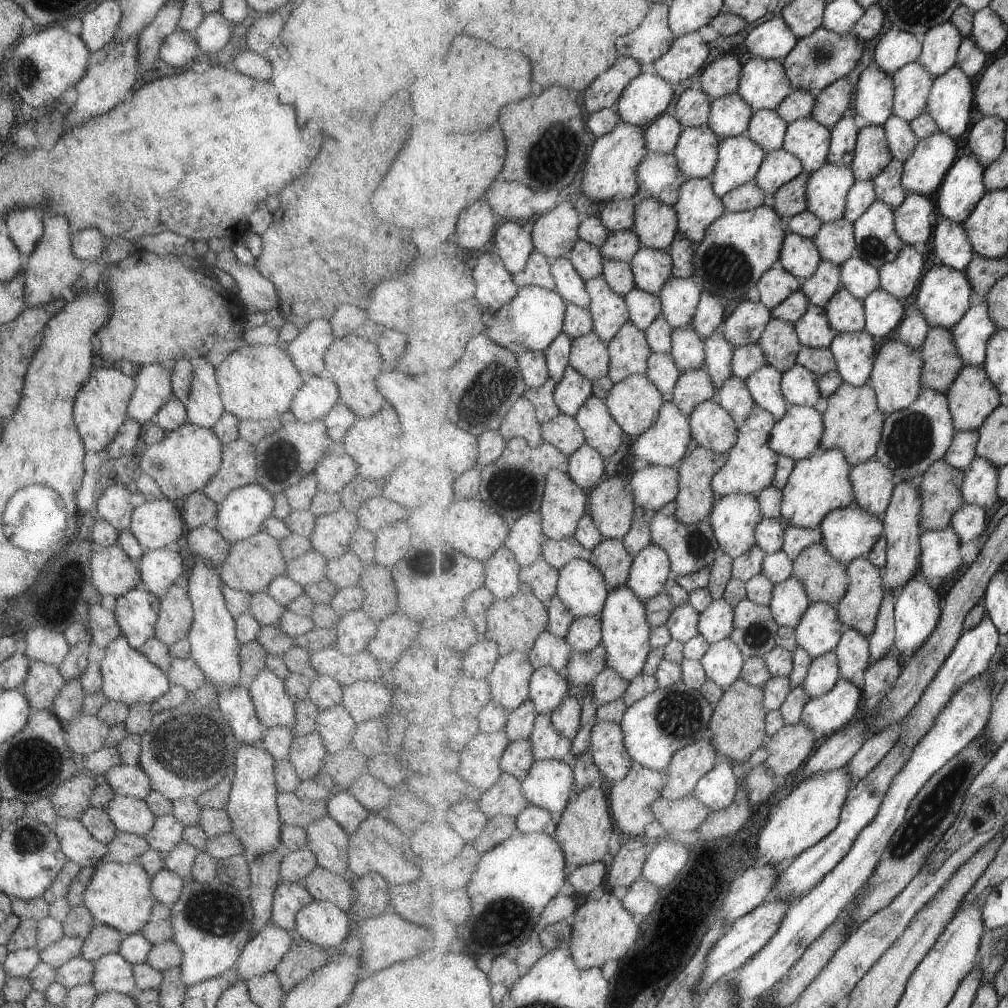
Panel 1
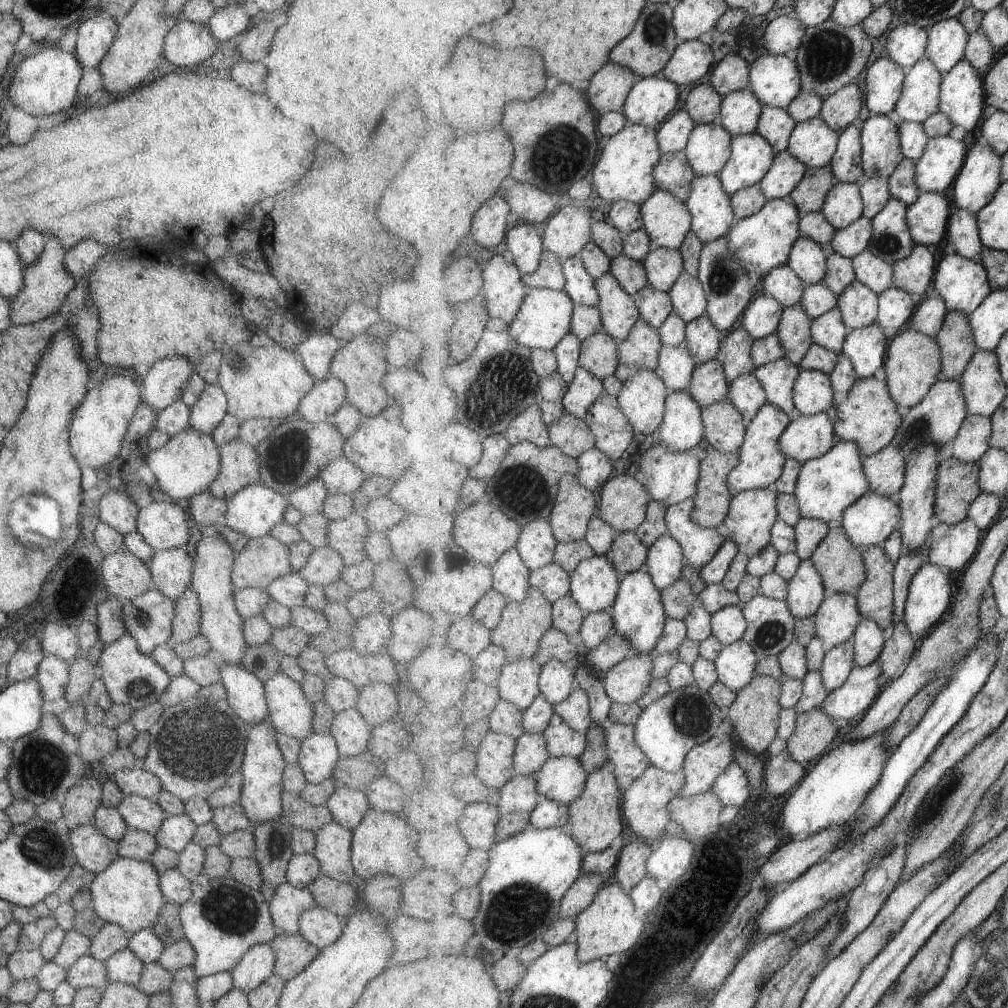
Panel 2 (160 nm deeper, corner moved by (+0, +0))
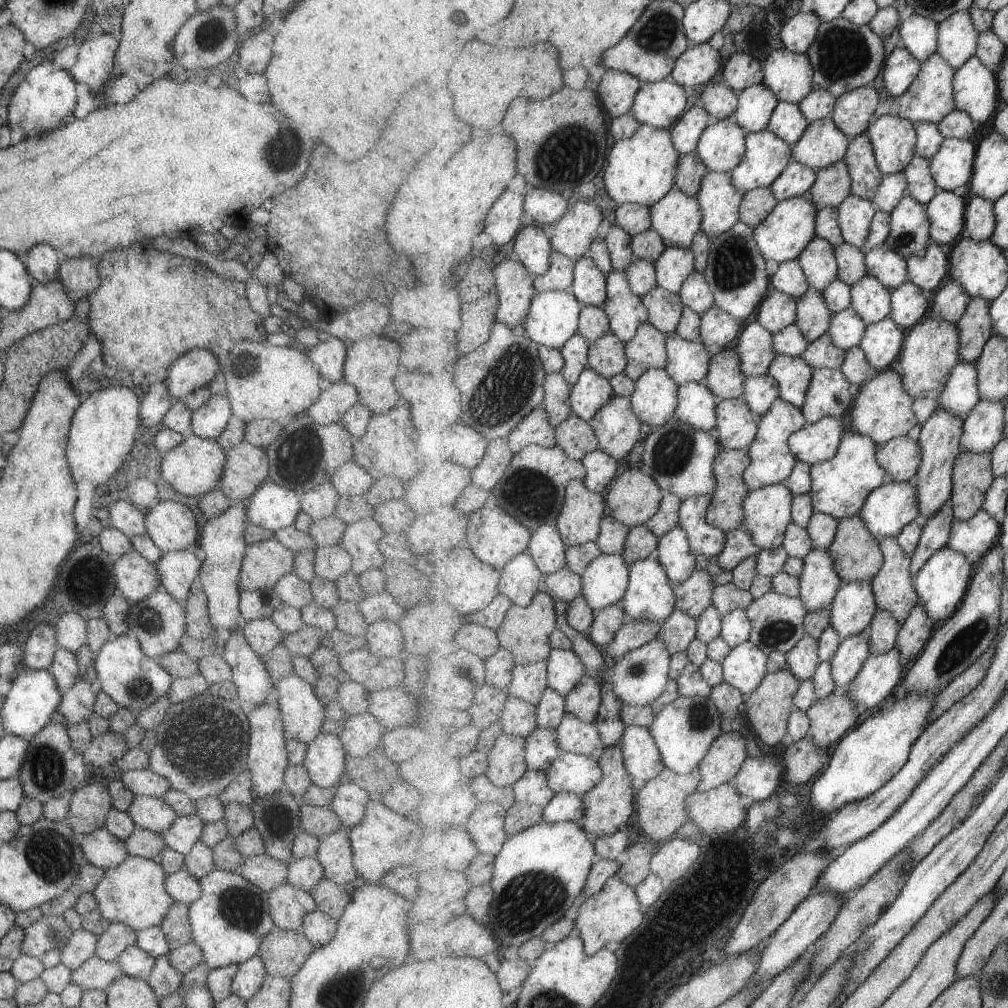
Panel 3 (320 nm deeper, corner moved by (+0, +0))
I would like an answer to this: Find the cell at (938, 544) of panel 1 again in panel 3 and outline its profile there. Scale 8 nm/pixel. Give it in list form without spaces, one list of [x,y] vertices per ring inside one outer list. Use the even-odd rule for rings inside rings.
[[[983,508],[971,520],[954,520],[947,547],[966,554],[976,565],[1000,542],[1001,536],[1002,524]]]

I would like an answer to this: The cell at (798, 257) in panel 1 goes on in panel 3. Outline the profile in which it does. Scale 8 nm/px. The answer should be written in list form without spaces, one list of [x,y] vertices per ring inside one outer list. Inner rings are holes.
[[[815,237],[798,258],[811,287],[824,291],[838,279],[840,268],[835,249],[832,242]]]

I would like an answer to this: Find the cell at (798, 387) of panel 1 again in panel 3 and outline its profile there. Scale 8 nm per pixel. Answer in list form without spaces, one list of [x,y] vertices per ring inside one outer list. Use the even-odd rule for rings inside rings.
[[[842,368],[815,369],[808,399],[802,406],[807,422],[814,425],[825,417],[843,418],[849,414],[860,393]]]

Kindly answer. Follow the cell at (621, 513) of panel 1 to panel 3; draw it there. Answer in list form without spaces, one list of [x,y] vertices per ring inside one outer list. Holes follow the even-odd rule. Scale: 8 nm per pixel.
[[[644,468],[625,470],[610,486],[606,497],[611,516],[629,528],[645,525],[659,512],[665,490]]]

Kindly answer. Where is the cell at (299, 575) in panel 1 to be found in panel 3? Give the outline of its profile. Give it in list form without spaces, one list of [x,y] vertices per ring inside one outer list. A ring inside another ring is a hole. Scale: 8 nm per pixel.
[[[339,546],[317,548],[313,568],[317,577],[331,582],[349,570],[349,554]]]

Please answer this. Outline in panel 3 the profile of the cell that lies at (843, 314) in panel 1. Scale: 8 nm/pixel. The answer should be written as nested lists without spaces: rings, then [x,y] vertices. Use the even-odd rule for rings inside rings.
[[[867,275],[852,286],[853,309],[855,309],[867,324],[874,324],[891,316],[892,290],[884,285],[875,275]]]

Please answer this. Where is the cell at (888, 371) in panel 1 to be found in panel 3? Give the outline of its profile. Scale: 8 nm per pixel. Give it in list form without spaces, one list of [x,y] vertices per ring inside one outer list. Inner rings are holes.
[[[931,317],[907,331],[902,354],[893,368],[903,375],[906,389],[915,398],[931,396],[933,400],[938,401],[950,381],[955,366],[961,360],[962,334],[959,325],[939,317]]]

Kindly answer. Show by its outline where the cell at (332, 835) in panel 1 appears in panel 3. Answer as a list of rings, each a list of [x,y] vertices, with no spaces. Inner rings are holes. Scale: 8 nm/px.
[[[339,827],[318,841],[314,857],[322,866],[322,876],[345,886],[358,875],[352,867],[352,854],[348,839],[349,827]]]

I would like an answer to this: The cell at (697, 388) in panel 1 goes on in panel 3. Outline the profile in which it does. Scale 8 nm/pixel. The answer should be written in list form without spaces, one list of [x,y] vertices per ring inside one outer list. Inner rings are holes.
[[[722,349],[715,351],[705,384],[722,400],[735,400],[746,393],[748,376],[742,367],[742,358],[737,350]]]

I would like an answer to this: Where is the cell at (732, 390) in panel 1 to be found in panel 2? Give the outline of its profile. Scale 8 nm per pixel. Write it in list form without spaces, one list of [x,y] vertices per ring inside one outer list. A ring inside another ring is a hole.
[[[755,373],[737,377],[729,384],[729,390],[730,400],[743,413],[747,422],[751,422],[768,402],[765,387]]]

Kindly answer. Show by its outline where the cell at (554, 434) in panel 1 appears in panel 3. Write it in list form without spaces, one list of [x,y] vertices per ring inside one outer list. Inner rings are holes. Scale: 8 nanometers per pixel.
[[[575,414],[556,427],[556,435],[558,444],[576,461],[582,461],[587,454],[600,448],[594,427]]]

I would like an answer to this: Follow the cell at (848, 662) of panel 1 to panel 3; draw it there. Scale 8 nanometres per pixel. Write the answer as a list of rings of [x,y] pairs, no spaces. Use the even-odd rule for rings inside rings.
[[[879,609],[869,626],[873,654],[885,654],[897,647],[902,625],[891,611]]]

